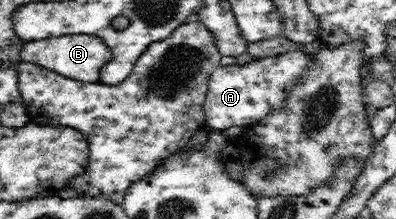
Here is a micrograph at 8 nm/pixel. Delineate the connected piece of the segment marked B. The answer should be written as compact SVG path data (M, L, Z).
M66 34L64 36L25 42L20 50L22 61L32 62L56 71L66 78L76 79L80 82L99 82L100 69L110 60L111 50L98 36L90 34Z

